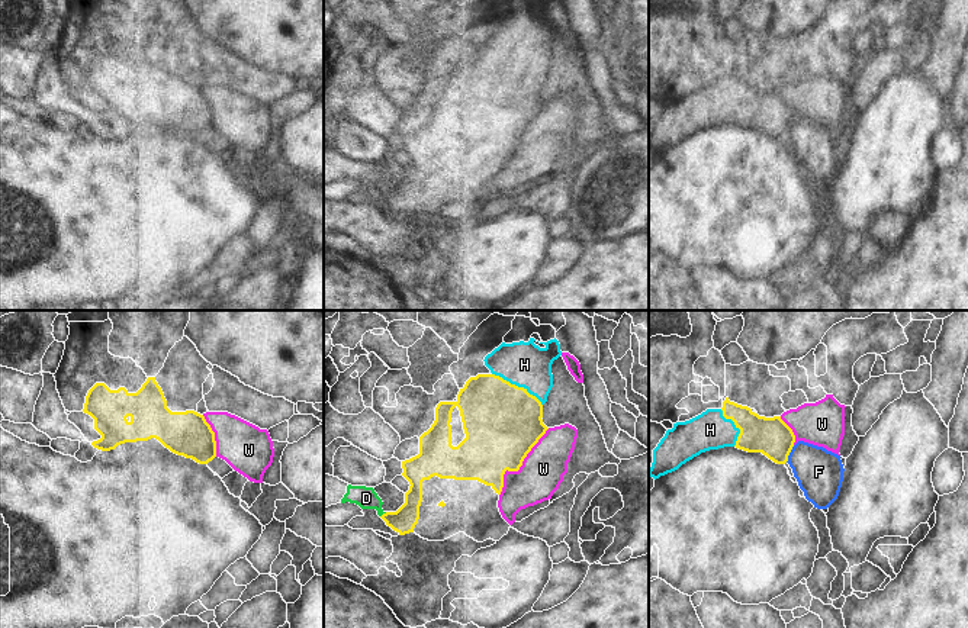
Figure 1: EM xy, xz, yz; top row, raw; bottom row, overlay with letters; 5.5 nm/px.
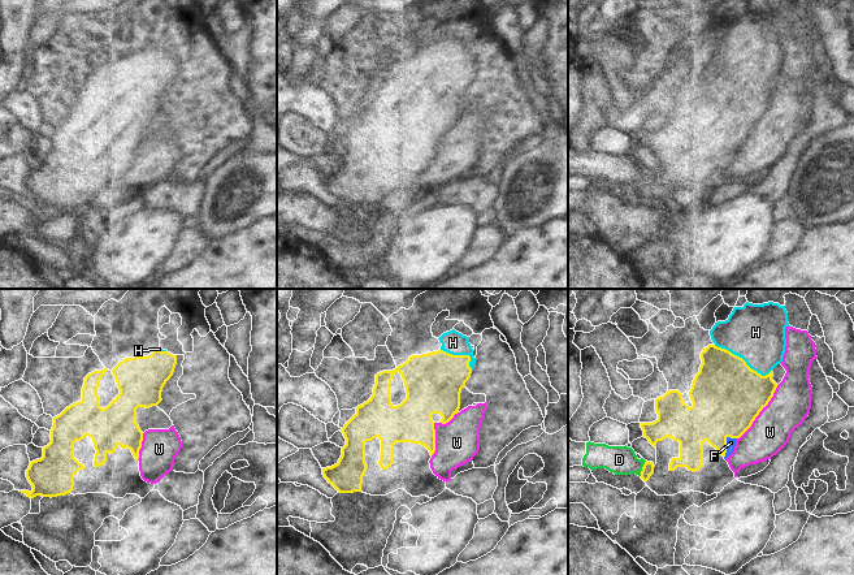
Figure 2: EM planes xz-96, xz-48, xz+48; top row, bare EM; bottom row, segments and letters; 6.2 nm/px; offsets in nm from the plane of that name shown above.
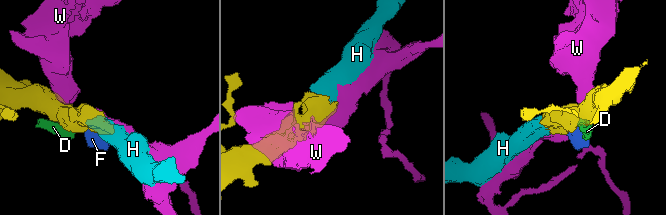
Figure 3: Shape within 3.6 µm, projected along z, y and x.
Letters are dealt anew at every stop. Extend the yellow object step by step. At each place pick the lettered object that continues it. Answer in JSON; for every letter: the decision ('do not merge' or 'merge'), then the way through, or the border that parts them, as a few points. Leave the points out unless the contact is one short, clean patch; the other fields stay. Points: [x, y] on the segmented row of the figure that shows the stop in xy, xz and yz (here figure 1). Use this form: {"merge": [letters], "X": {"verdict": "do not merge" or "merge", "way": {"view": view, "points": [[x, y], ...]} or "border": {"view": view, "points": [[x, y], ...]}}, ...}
{"merge": ["H"], "D": {"verdict": "do not merge", "border": {"view": "xz", "points": [[386, 512], [380, 517]]}}, "F": {"verdict": "do not merge", "border": {"view": "yz", "points": [[794, 445], [785, 461]]}}, "H": {"verdict": "merge"}, "W": {"verdict": "do not merge"}}

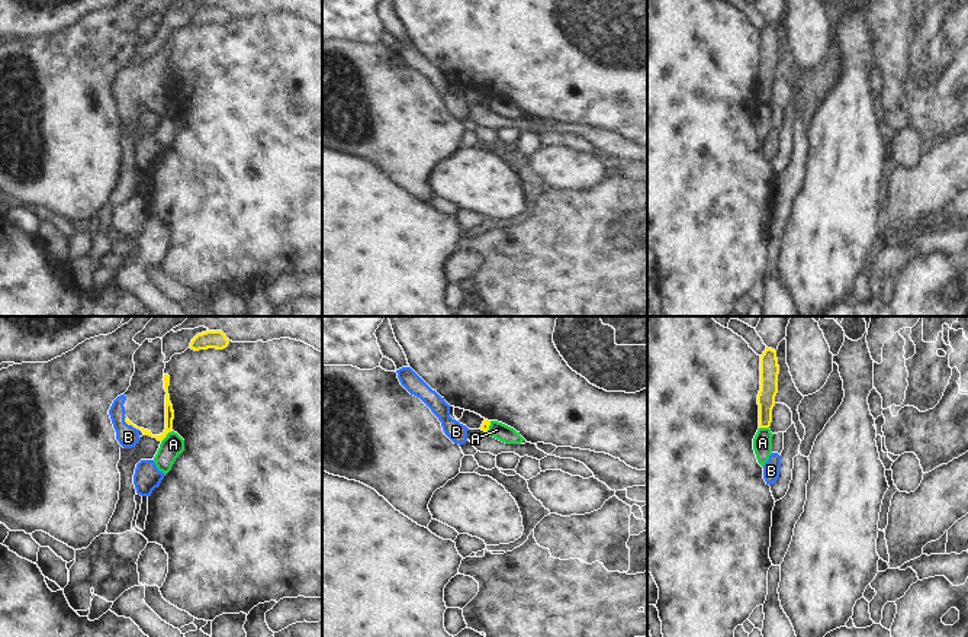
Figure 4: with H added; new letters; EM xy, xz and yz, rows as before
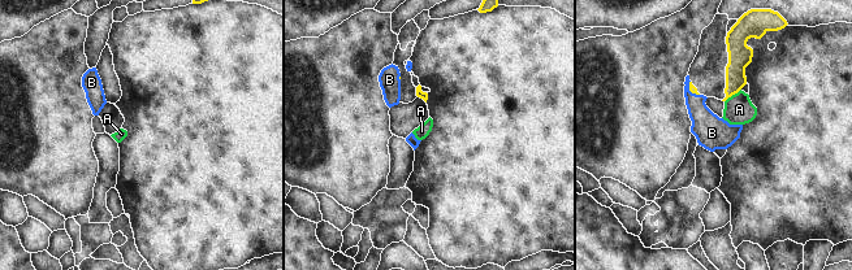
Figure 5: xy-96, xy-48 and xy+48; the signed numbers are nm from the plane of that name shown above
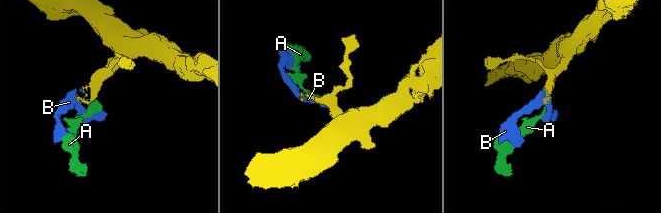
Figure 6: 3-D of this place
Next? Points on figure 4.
{"merge": ["B"], "A": {"verdict": "do not merge", "border": {"view": "xy", "points": [[171, 431], [161, 441]]}}, "B": {"verdict": "merge", "way": {"view": "xy", "points": [[169, 408], [161, 436], [131, 424], [128, 437]]}}}

